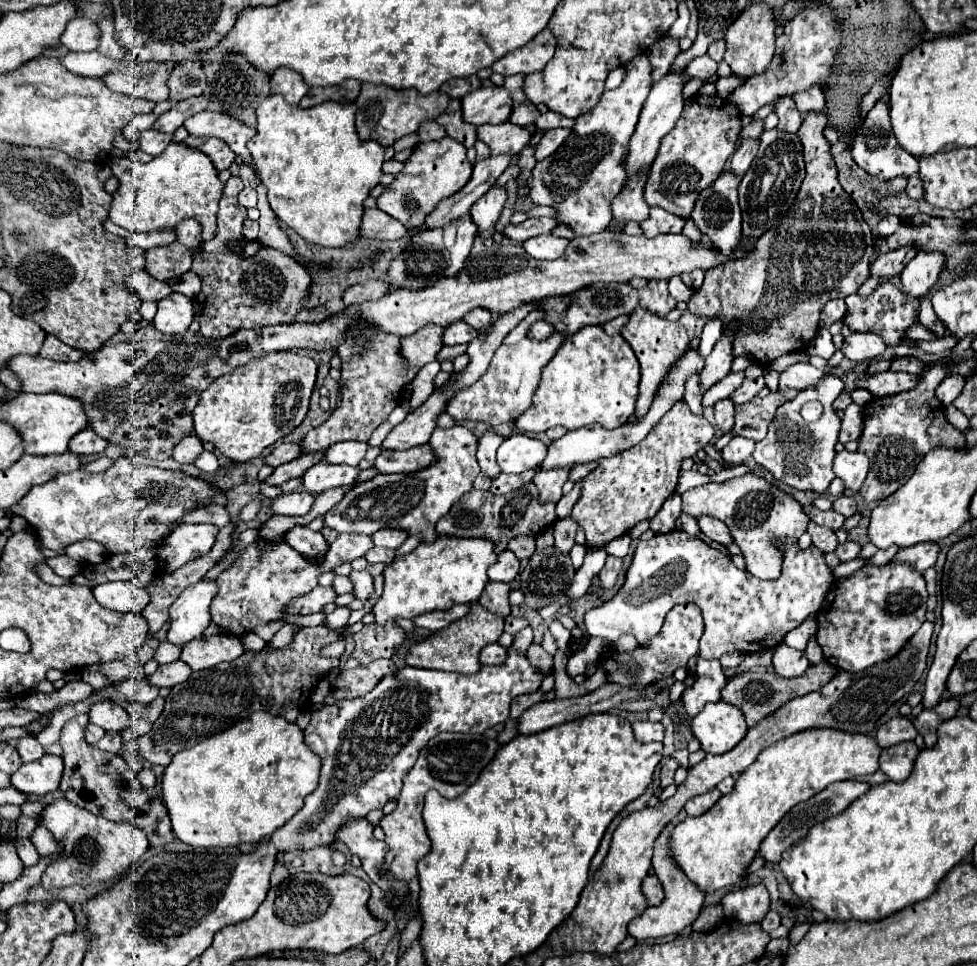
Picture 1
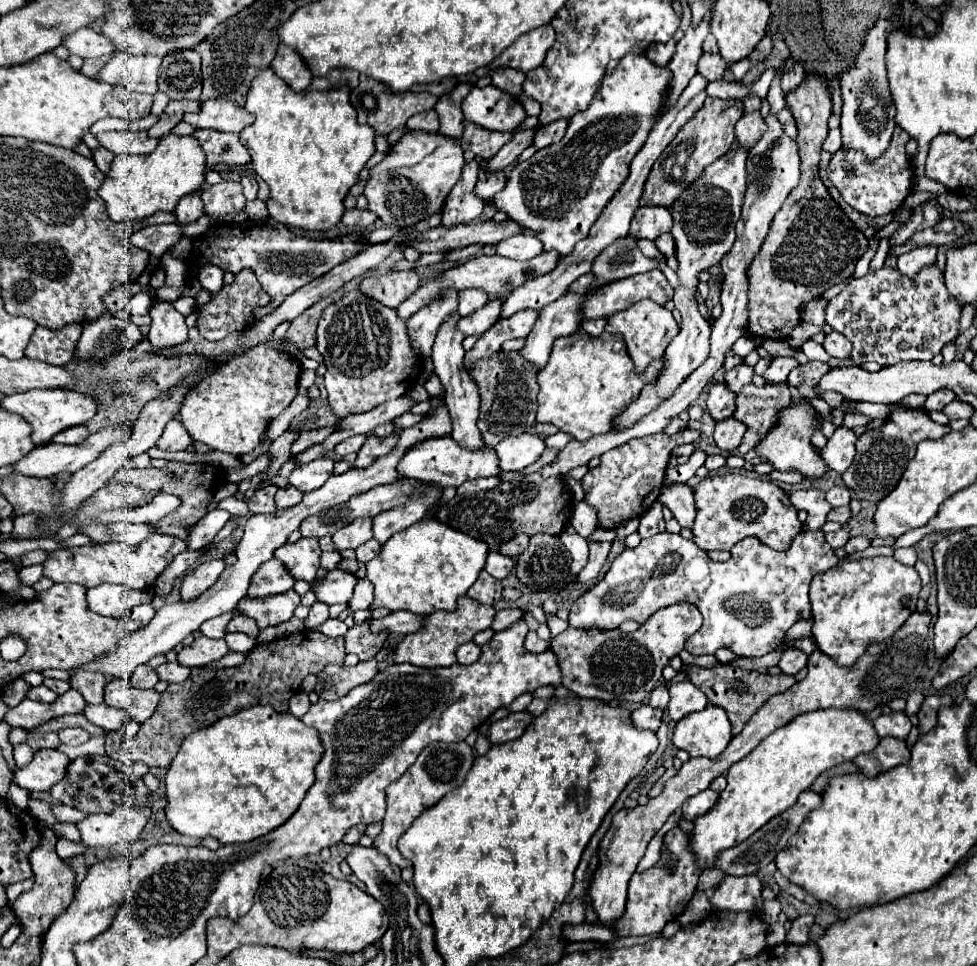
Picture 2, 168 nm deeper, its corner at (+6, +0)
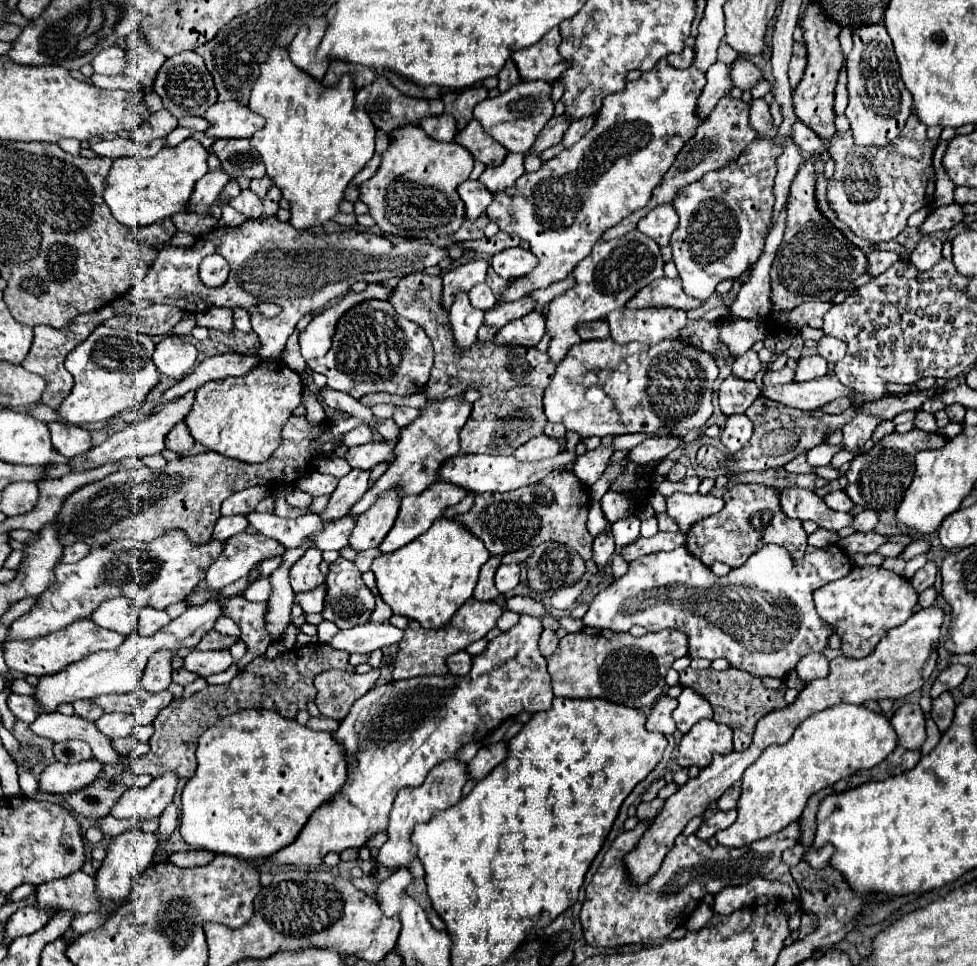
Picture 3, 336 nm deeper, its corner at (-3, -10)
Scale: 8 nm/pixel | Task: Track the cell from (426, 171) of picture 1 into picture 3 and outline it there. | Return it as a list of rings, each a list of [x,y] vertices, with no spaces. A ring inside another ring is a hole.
[[[417,125],[401,127],[401,131],[395,131],[391,135],[391,145],[383,153],[383,163],[379,171],[359,187],[361,189],[359,199],[367,203],[371,217],[375,219],[375,223],[383,233],[399,235],[405,239],[423,239],[429,233],[451,235],[461,227],[465,215],[465,207],[457,195],[457,187],[469,179],[471,169],[473,169],[473,155],[469,155],[469,151],[459,143],[435,141],[427,137],[425,131],[421,131],[421,127]]]

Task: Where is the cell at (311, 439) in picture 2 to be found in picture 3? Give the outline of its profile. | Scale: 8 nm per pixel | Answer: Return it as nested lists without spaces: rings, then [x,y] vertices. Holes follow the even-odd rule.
[[[359,425],[359,427],[355,427],[353,431],[345,433],[343,439],[341,439],[341,443],[339,443],[337,447],[353,447],[353,445],[363,445],[363,443],[371,443],[371,441],[373,441],[371,429]]]

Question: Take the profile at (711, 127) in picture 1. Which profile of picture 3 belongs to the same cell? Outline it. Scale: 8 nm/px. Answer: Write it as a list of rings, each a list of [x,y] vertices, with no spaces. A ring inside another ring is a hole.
[[[725,95],[725,97],[717,103],[717,107],[713,109],[713,113],[697,127],[695,135],[683,145],[683,149],[681,149],[679,155],[675,157],[673,165],[671,165],[669,171],[665,173],[663,181],[659,183],[657,191],[653,191],[651,201],[647,203],[647,207],[635,211],[633,215],[625,217],[621,223],[617,223],[617,225],[611,227],[609,231],[605,231],[605,233],[603,233],[603,239],[609,241],[609,239],[615,239],[615,237],[625,235],[627,231],[633,231],[633,229],[637,227],[639,219],[647,215],[647,211],[655,209],[657,205],[673,203],[673,199],[677,197],[677,193],[679,193],[683,187],[687,187],[687,185],[691,185],[693,181],[701,179],[705,173],[715,171],[715,169],[721,169],[721,167],[729,165],[731,161],[735,161],[735,159],[741,155],[741,151],[757,137],[757,133],[749,127],[749,107],[751,107],[749,103],[745,103],[745,101],[741,101],[741,99],[731,99],[729,95]]]

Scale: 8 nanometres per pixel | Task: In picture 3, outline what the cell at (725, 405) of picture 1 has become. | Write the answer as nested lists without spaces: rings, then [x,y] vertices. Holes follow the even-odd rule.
[[[727,377],[719,385],[719,407],[721,411],[731,417],[731,415],[741,415],[747,411],[747,407],[757,399],[759,389],[755,383],[745,383],[743,379],[737,377]]]

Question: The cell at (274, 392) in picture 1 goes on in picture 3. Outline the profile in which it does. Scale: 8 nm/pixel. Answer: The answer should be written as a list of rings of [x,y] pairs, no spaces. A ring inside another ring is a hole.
[[[261,361],[249,373],[241,377],[225,377],[212,380],[197,389],[195,400],[185,417],[185,425],[195,441],[199,441],[205,449],[221,453],[231,459],[239,459],[243,463],[263,463],[271,457],[271,453],[279,445],[279,431],[285,425],[285,419],[291,417],[293,409],[301,403],[303,395],[303,379],[297,371],[289,369],[285,361]]]

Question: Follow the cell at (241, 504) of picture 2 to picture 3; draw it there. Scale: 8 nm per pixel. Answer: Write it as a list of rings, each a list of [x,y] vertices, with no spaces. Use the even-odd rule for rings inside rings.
[[[249,513],[247,515],[247,521],[249,525],[257,531],[257,533],[263,533],[275,541],[279,541],[281,545],[285,545],[285,549],[293,549],[293,547],[301,547],[307,539],[313,541],[313,545],[321,551],[327,551],[327,549],[343,549],[349,541],[349,535],[351,531],[355,529],[355,517],[351,515],[345,515],[341,519],[331,519],[331,521],[325,521],[321,515],[315,515],[315,513],[309,513],[309,515],[303,515],[303,517],[297,517],[297,519],[283,519],[283,517],[277,517],[275,513]]]

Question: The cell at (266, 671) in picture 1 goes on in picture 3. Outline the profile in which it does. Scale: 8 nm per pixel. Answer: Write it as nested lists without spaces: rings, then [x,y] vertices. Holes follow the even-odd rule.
[[[313,643],[295,647],[295,651],[283,653],[275,659],[267,659],[265,655],[253,659],[231,683],[227,685],[209,685],[207,689],[187,697],[187,699],[173,699],[153,721],[155,733],[149,739],[149,753],[131,761],[133,775],[149,773],[153,777],[161,777],[163,773],[171,771],[181,779],[191,779],[197,761],[195,749],[197,739],[203,731],[207,731],[213,723],[223,719],[225,715],[237,713],[241,709],[273,709],[287,719],[295,719],[297,711],[305,709],[307,701],[315,699],[315,685],[313,679],[317,673],[327,671],[331,665],[343,671],[353,671],[349,663],[349,653],[337,651],[325,643]],[[191,751],[191,753],[185,753]]]

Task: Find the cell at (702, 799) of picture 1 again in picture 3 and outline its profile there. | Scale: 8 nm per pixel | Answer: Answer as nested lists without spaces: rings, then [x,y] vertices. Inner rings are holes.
[[[731,809],[731,811],[713,811],[711,815],[707,815],[707,817],[703,819],[703,823],[701,823],[701,827],[697,829],[695,835],[697,835],[699,839],[707,841],[707,839],[711,839],[717,831],[727,829],[735,819],[737,819],[737,811],[735,811],[735,809]]]

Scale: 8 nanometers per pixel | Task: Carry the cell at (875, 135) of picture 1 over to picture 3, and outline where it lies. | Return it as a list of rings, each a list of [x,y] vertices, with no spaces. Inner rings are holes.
[[[867,25],[853,33],[853,51],[847,57],[849,105],[845,117],[851,123],[853,141],[859,147],[885,147],[905,127],[911,113],[911,97],[899,77],[891,37],[883,25]]]

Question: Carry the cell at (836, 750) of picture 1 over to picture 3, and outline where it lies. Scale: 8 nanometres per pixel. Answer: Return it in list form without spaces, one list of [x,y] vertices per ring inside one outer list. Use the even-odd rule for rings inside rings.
[[[835,705],[807,717],[797,725],[787,743],[767,747],[767,751],[747,767],[743,773],[741,797],[737,801],[737,821],[715,833],[717,843],[725,847],[745,847],[781,831],[801,817],[811,795],[859,769],[879,765],[895,747],[897,735],[887,717],[863,705]]]

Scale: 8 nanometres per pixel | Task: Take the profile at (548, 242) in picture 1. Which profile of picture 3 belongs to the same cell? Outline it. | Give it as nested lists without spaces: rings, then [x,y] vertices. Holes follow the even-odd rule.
[[[513,247],[513,249],[505,249],[505,251],[497,253],[497,255],[493,255],[491,267],[503,279],[511,279],[511,277],[529,275],[537,267],[537,261],[539,259],[529,249]]]

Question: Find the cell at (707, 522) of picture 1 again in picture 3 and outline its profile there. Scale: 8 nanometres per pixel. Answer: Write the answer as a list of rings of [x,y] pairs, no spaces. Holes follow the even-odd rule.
[[[673,493],[671,497],[667,497],[667,515],[671,515],[677,521],[681,533],[689,533],[695,523],[713,513],[719,513],[721,507],[723,499],[713,495]]]

